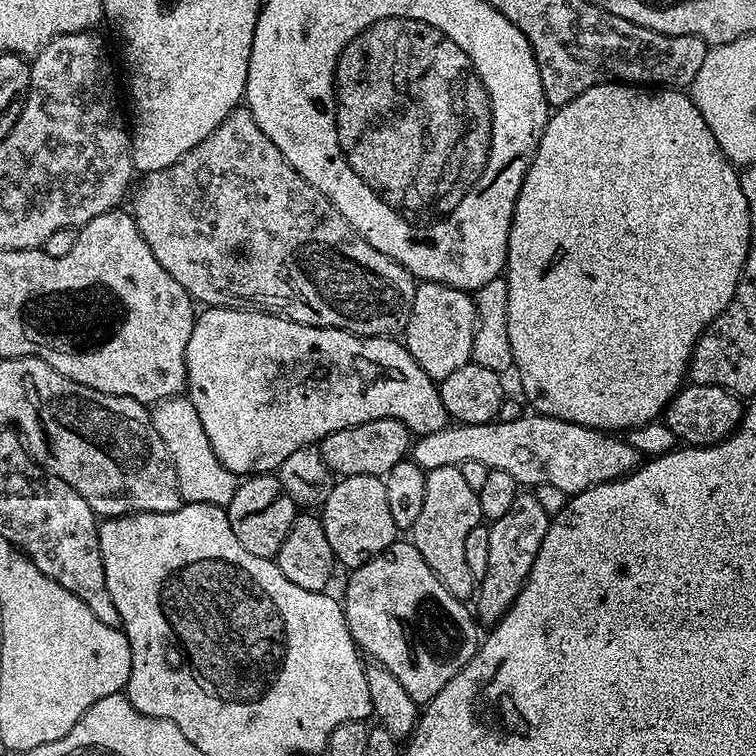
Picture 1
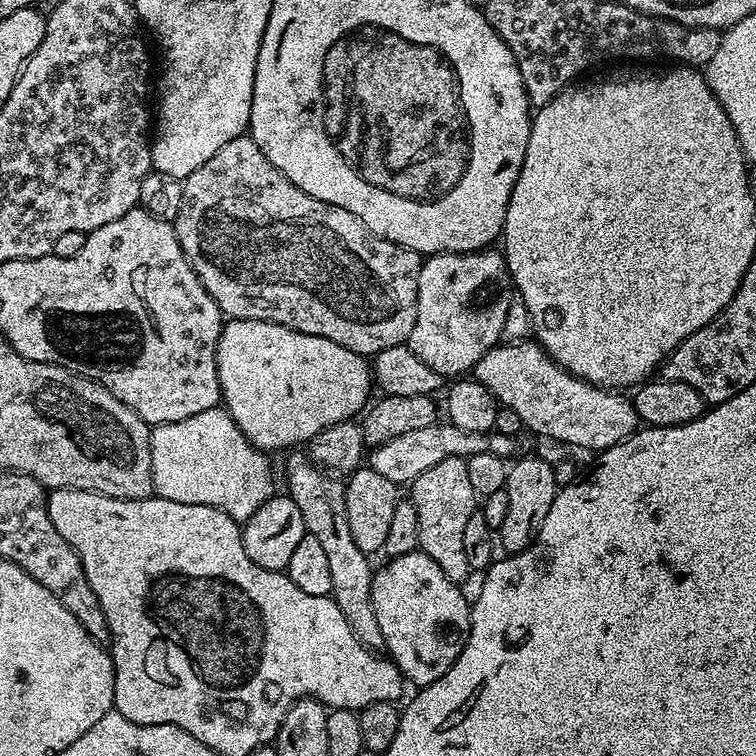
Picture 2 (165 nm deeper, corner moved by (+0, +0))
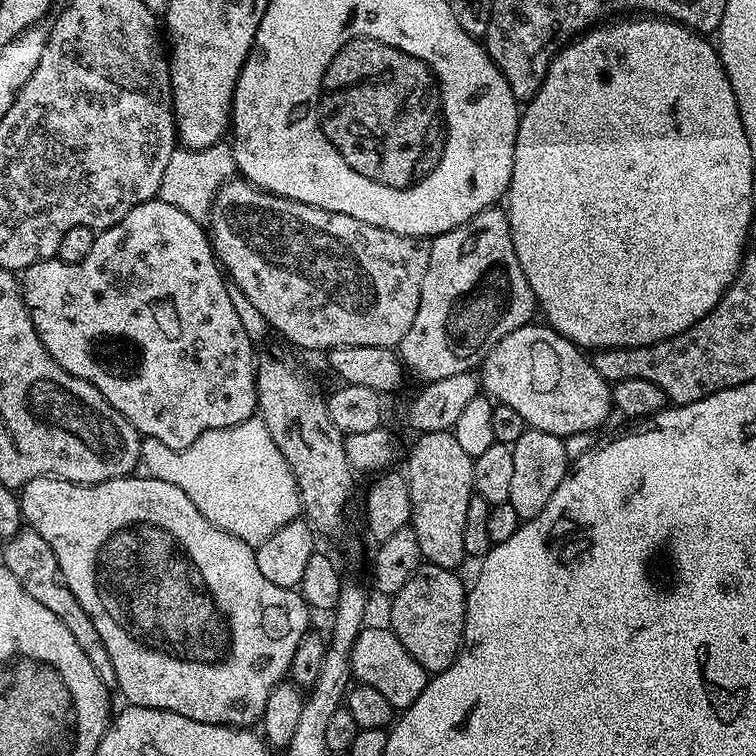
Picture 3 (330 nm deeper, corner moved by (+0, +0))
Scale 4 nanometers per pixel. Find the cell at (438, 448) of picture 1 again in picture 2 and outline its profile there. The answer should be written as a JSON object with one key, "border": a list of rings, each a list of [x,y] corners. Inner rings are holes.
{"border":[[[437,422],[422,430],[410,430],[410,434],[398,434],[398,438],[392,438],[390,442],[375,445],[367,453],[367,467],[378,470],[382,478],[390,478],[398,486],[411,486],[430,466],[438,466],[438,462],[445,460],[447,456],[469,457],[479,452],[489,452],[494,456],[511,457],[513,437],[504,436],[501,432],[493,431],[491,434],[483,432],[471,432],[470,430],[458,430],[458,426],[447,422]]]}

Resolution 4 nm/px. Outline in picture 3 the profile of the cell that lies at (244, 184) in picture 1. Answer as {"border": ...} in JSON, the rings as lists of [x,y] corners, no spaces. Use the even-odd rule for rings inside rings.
{"border":[[[243,178],[230,179],[217,190],[210,215],[210,239],[212,250],[216,254],[221,269],[226,273],[227,279],[238,285],[242,293],[250,298],[251,305],[262,314],[269,329],[276,331],[277,328],[290,343],[297,344],[300,348],[309,348],[312,352],[322,351],[321,353],[346,346],[396,348],[402,342],[402,338],[406,338],[410,326],[414,326],[414,314],[418,314],[418,306],[422,298],[422,278],[426,278],[428,265],[429,245],[423,239],[394,234],[390,230],[382,230],[378,226],[358,222],[358,218],[350,218],[350,214],[338,214],[330,210],[322,210],[318,206],[294,202],[285,196],[276,196]]]}

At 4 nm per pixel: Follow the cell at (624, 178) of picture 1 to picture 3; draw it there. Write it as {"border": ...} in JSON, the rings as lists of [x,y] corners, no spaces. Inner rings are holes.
{"border":[[[616,18],[611,22],[601,23],[599,26],[589,28],[583,36],[577,36],[572,43],[566,45],[552,59],[552,65],[548,68],[548,73],[538,94],[534,94],[534,98],[523,105],[514,146],[512,181],[506,193],[506,211],[512,231],[514,254],[518,254],[522,274],[526,274],[526,282],[530,282],[530,290],[536,295],[536,303],[542,316],[544,312],[543,319],[548,327],[554,329],[558,334],[562,334],[567,340],[571,340],[581,350],[650,346],[660,340],[669,340],[671,336],[682,334],[687,328],[694,326],[694,322],[698,322],[706,314],[710,314],[716,309],[716,304],[724,296],[724,291],[732,285],[732,279],[740,273],[740,264],[744,261],[746,245],[750,239],[748,227],[752,224],[752,164],[754,164],[754,157],[750,154],[750,142],[746,142],[746,130],[742,126],[742,118],[738,114],[738,102],[734,98],[734,90],[724,73],[717,45],[713,41],[711,44],[708,40],[711,39],[705,38],[701,33],[692,32],[689,28],[683,28],[681,24],[676,24],[673,20]]]}

